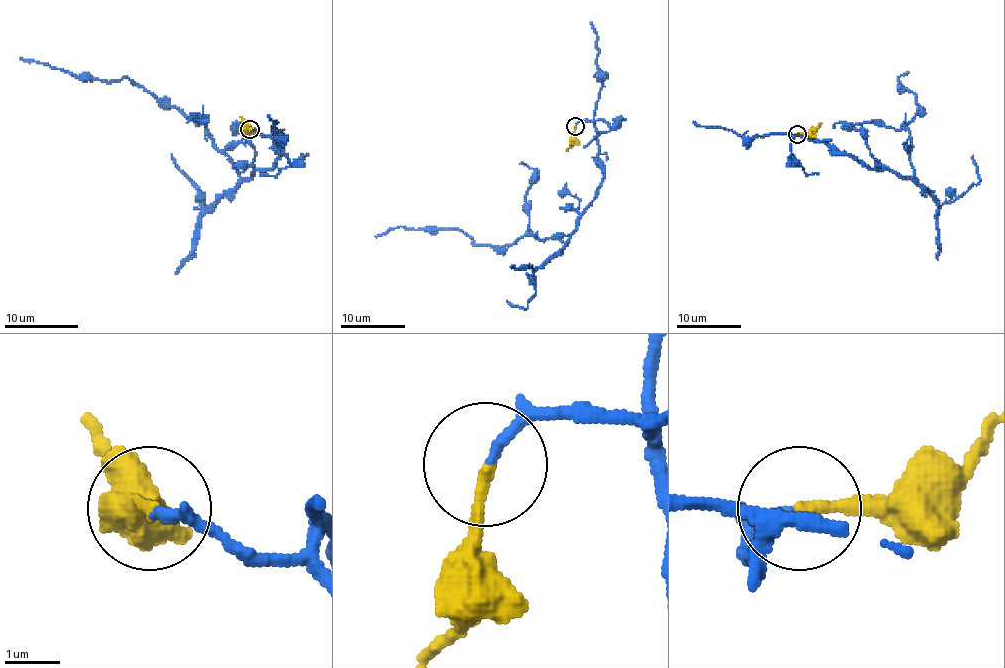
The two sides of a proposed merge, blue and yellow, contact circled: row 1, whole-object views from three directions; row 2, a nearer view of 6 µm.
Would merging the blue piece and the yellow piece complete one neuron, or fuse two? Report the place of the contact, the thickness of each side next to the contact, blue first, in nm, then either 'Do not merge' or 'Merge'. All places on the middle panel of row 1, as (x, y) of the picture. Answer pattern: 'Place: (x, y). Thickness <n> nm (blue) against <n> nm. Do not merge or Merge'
Place: (575, 126). Thickness 160 nm (blue) against 220 nm. Merge

